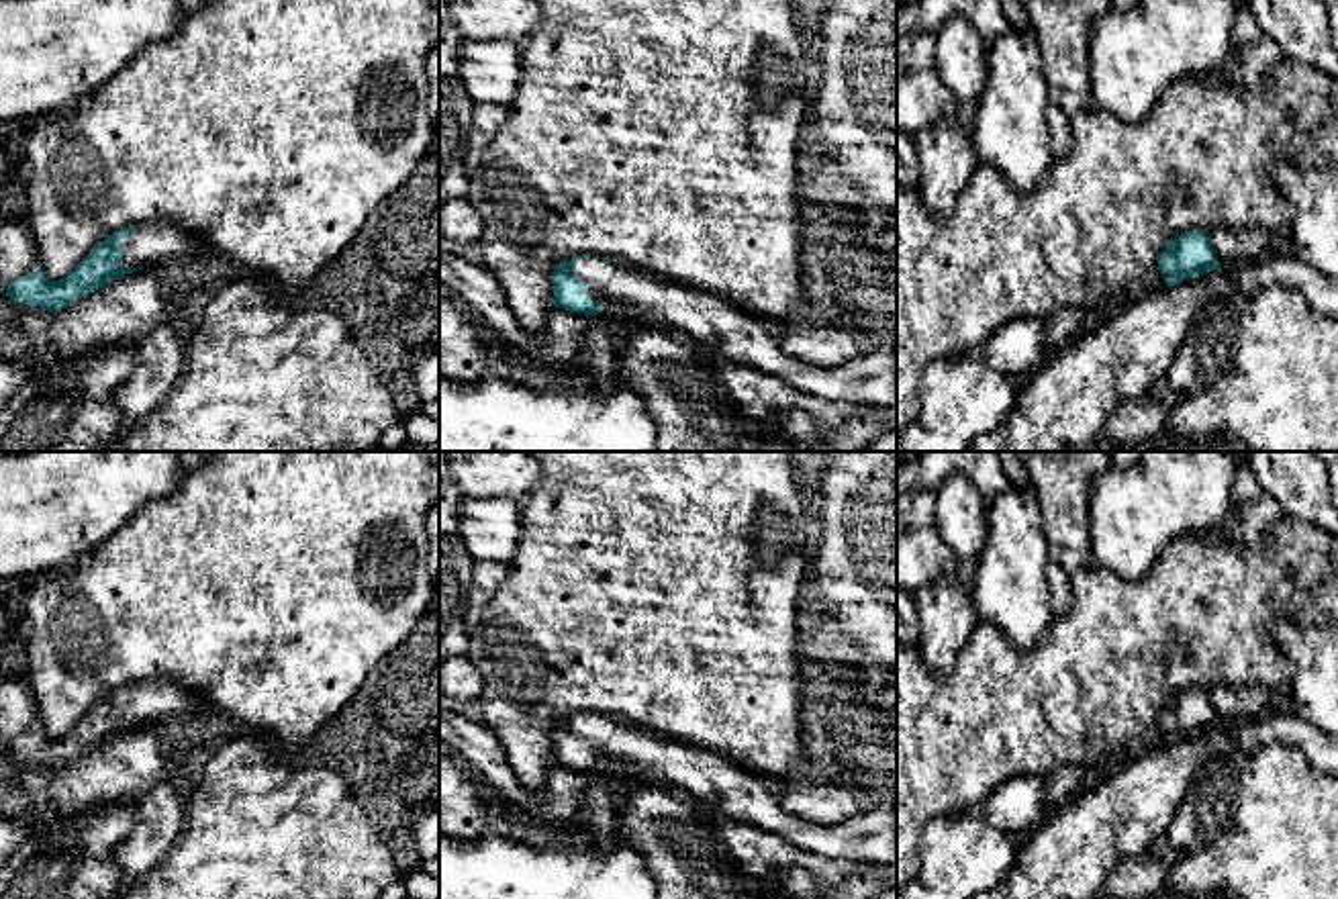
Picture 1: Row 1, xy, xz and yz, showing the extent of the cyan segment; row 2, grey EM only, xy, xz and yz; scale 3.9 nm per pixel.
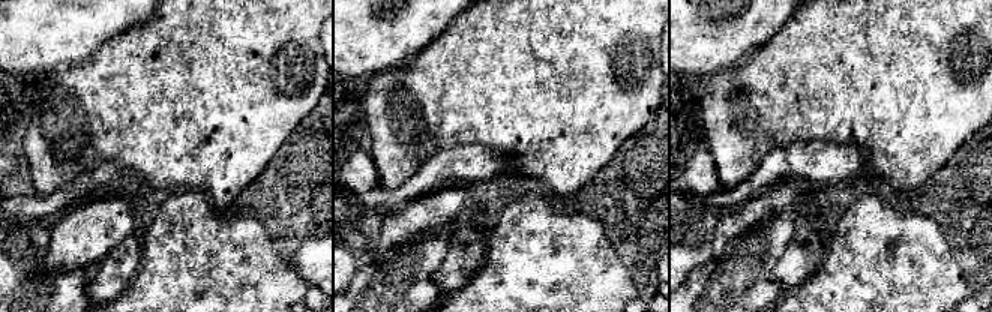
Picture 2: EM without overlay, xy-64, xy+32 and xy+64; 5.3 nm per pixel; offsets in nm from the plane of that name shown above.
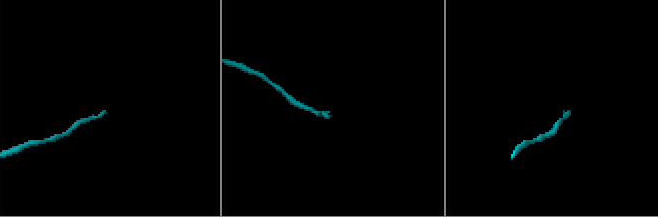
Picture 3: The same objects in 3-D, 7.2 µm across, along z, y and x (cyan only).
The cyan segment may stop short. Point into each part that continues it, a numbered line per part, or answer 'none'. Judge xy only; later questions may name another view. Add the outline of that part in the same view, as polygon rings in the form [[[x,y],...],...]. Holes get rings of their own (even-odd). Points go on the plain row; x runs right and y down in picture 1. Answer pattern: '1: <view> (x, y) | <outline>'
1: xy (152, 701) | [[[151,678],[135,684],[127,695],[118,697],[123,725],[170,723],[200,711],[200,703],[180,682],[168,678]]]

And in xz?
1: xz (742, 795) | [[[578,715],[572,725],[601,764],[627,764],[678,785],[725,817],[776,834],[795,848],[829,860],[897,864],[897,811],[874,809],[838,825],[791,815],[760,774],[699,746],[674,742],[635,725]]]

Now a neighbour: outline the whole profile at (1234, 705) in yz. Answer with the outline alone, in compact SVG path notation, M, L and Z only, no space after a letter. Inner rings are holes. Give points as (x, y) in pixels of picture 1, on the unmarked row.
M1211 687L1209 699L1220 719L1220 727L1246 723L1269 709L1267 689L1244 689L1244 687Z

